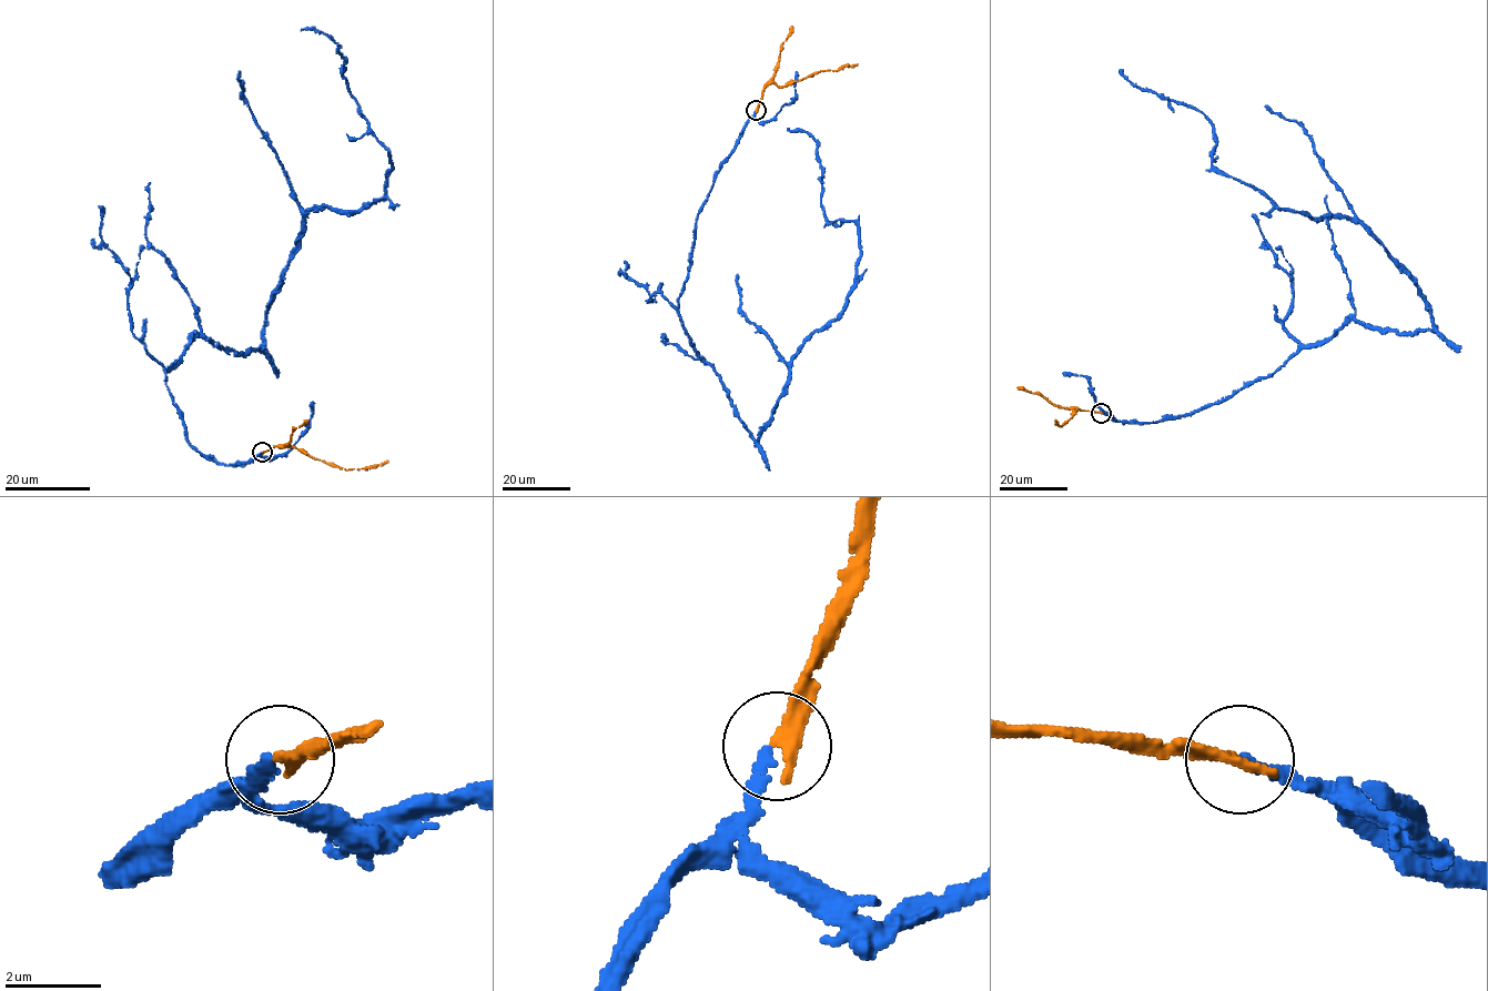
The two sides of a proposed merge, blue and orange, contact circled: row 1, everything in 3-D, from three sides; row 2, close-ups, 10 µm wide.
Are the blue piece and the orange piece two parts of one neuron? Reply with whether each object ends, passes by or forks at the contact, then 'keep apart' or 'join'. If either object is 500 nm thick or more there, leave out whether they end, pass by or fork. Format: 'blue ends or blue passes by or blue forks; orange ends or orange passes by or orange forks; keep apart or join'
blue ends; orange ends; join

